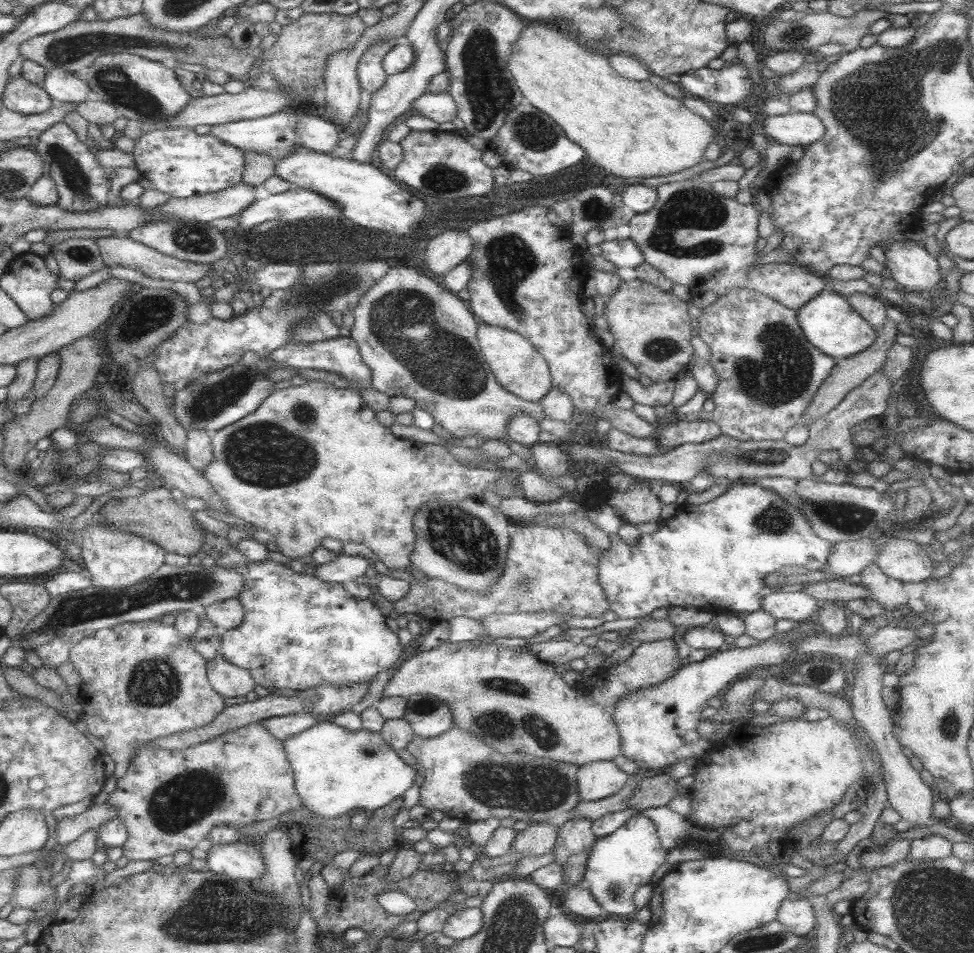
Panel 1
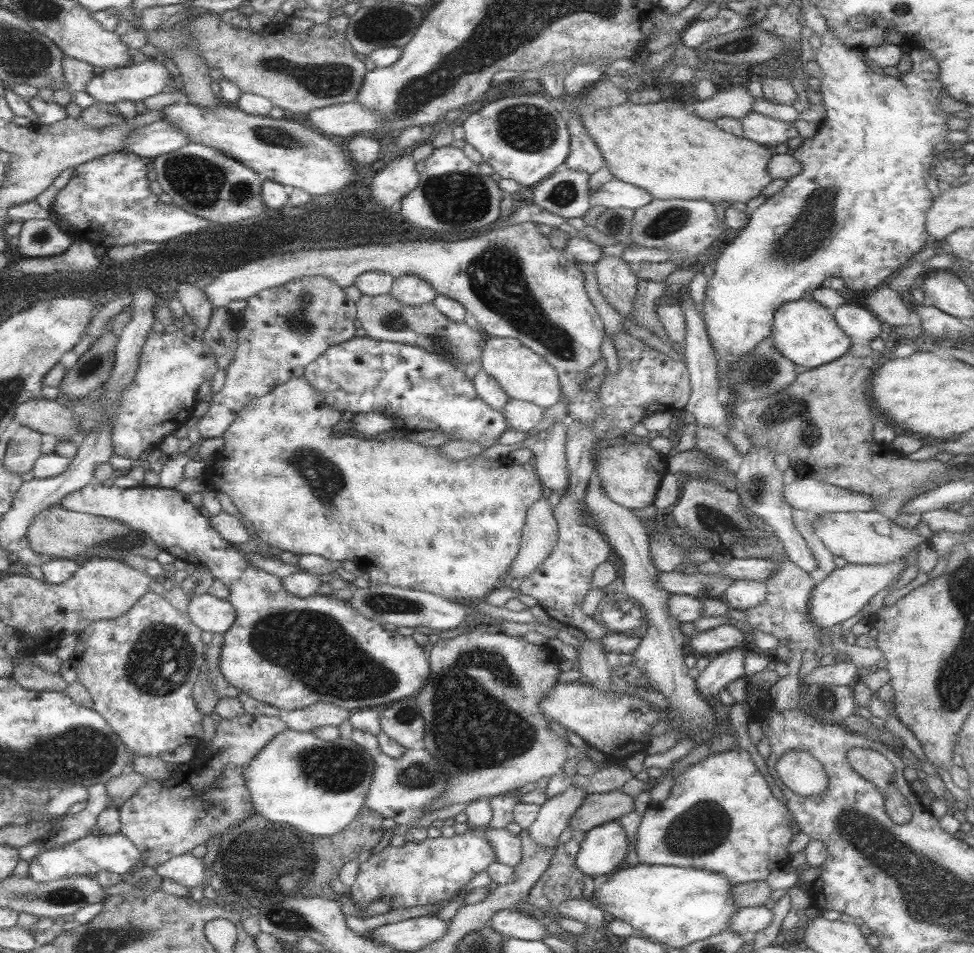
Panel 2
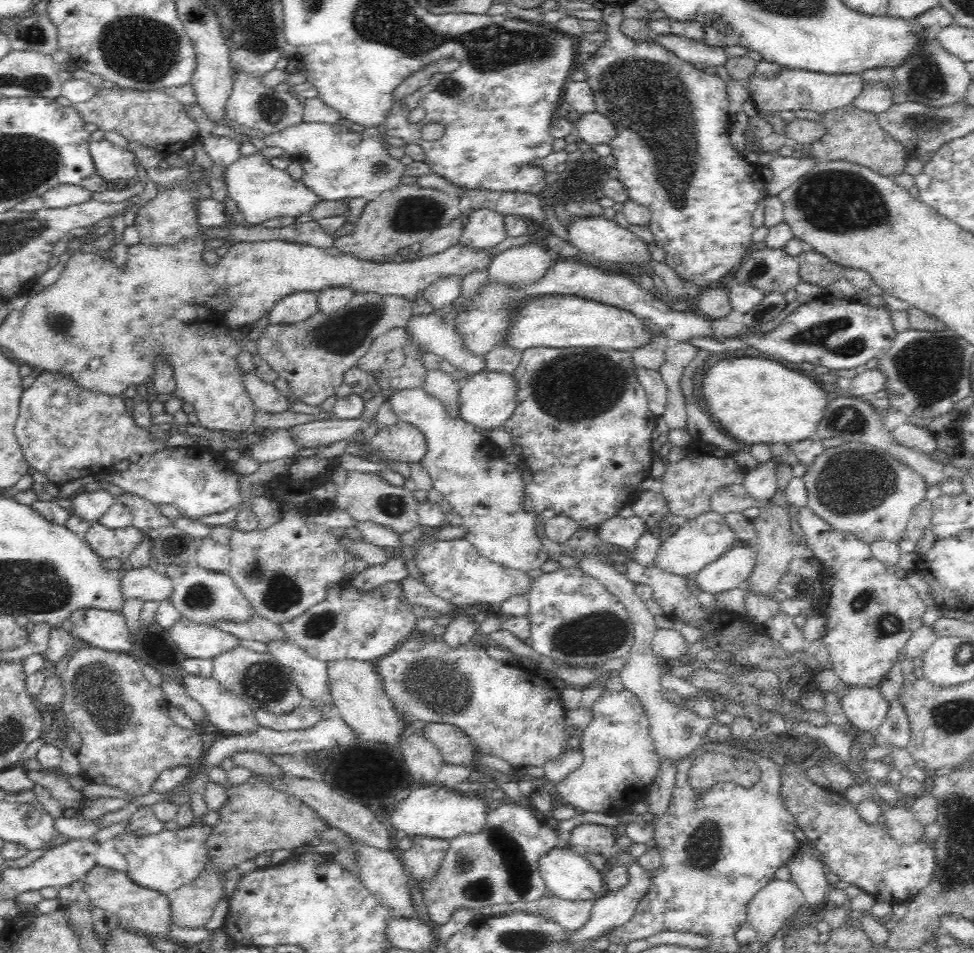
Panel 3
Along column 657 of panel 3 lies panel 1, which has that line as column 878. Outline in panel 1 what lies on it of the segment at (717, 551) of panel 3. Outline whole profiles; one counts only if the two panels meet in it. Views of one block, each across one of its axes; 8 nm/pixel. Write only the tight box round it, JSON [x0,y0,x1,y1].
[875,540,933,584]

